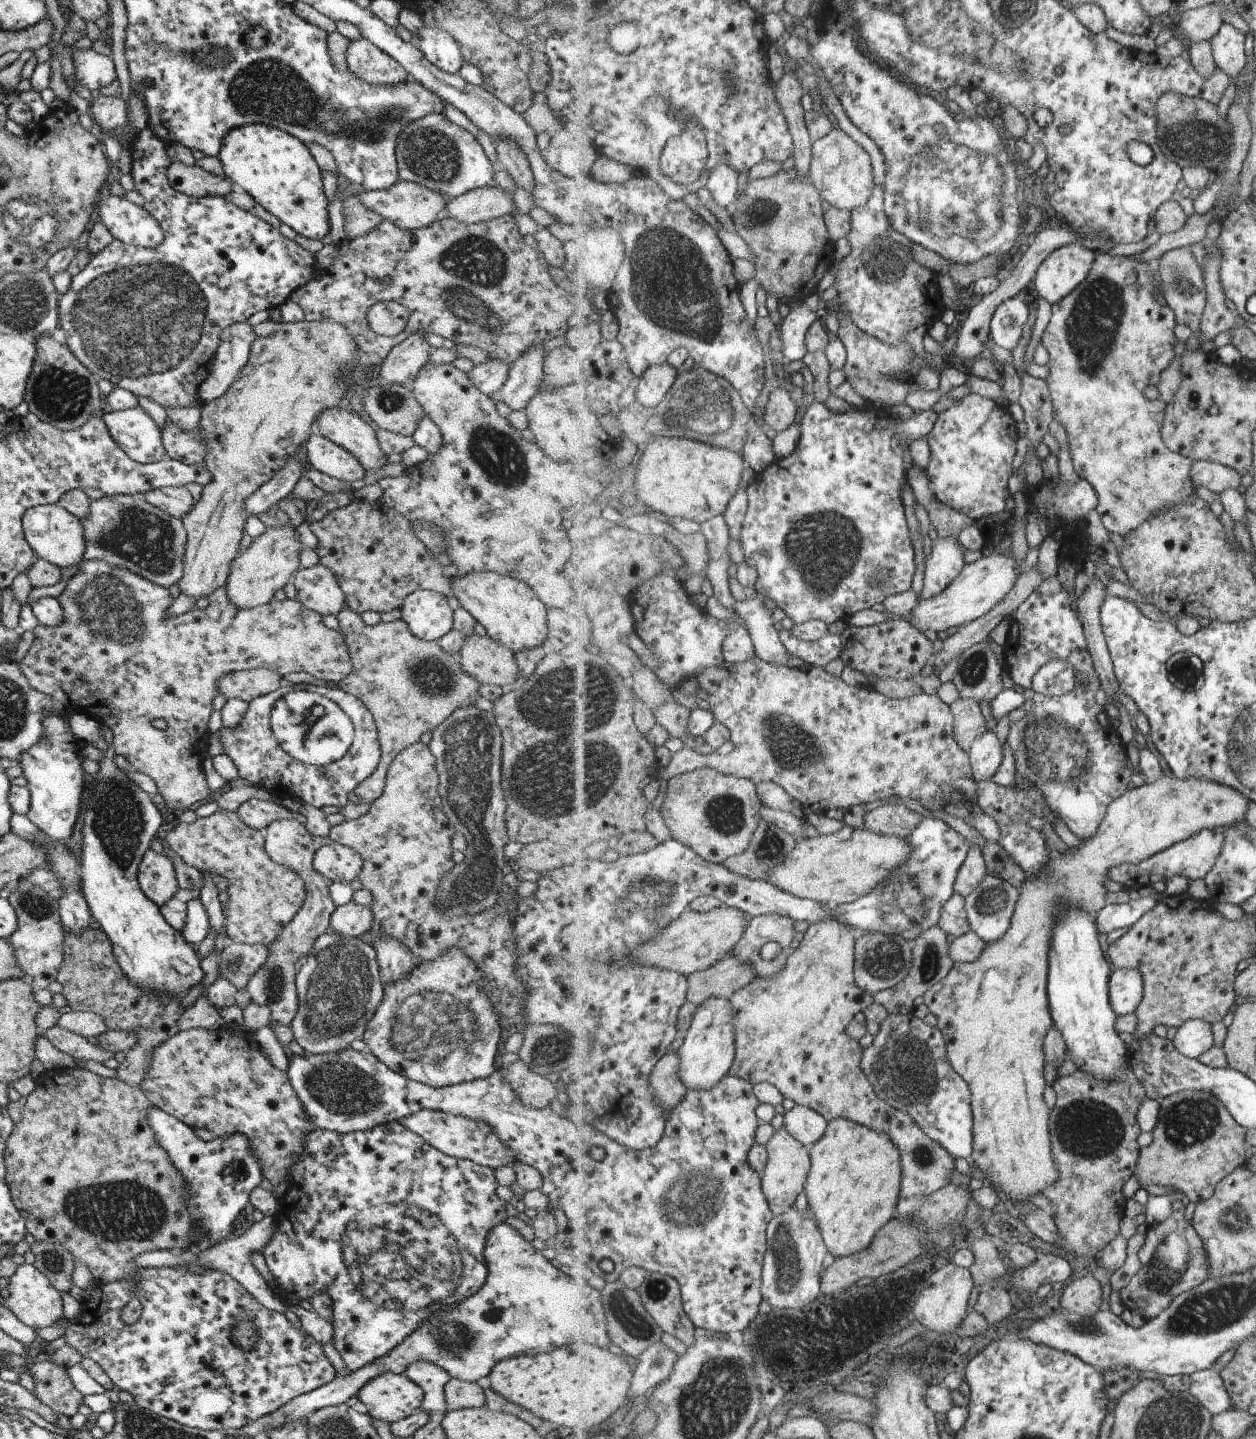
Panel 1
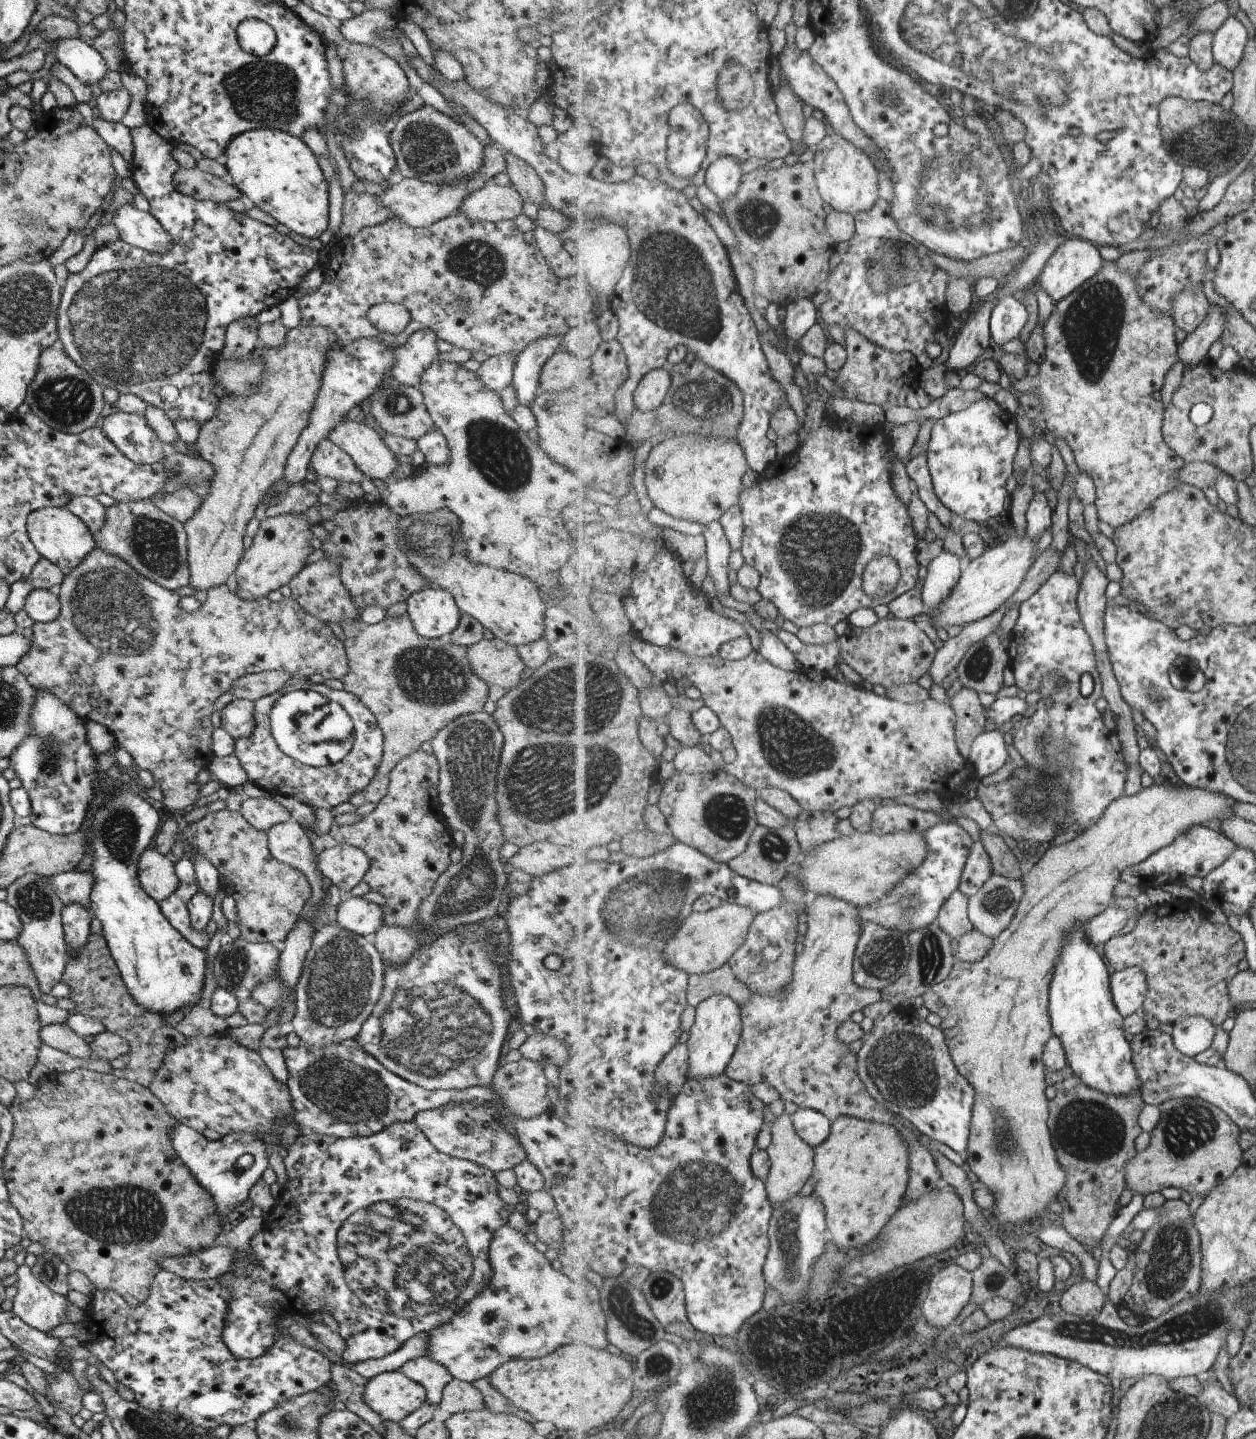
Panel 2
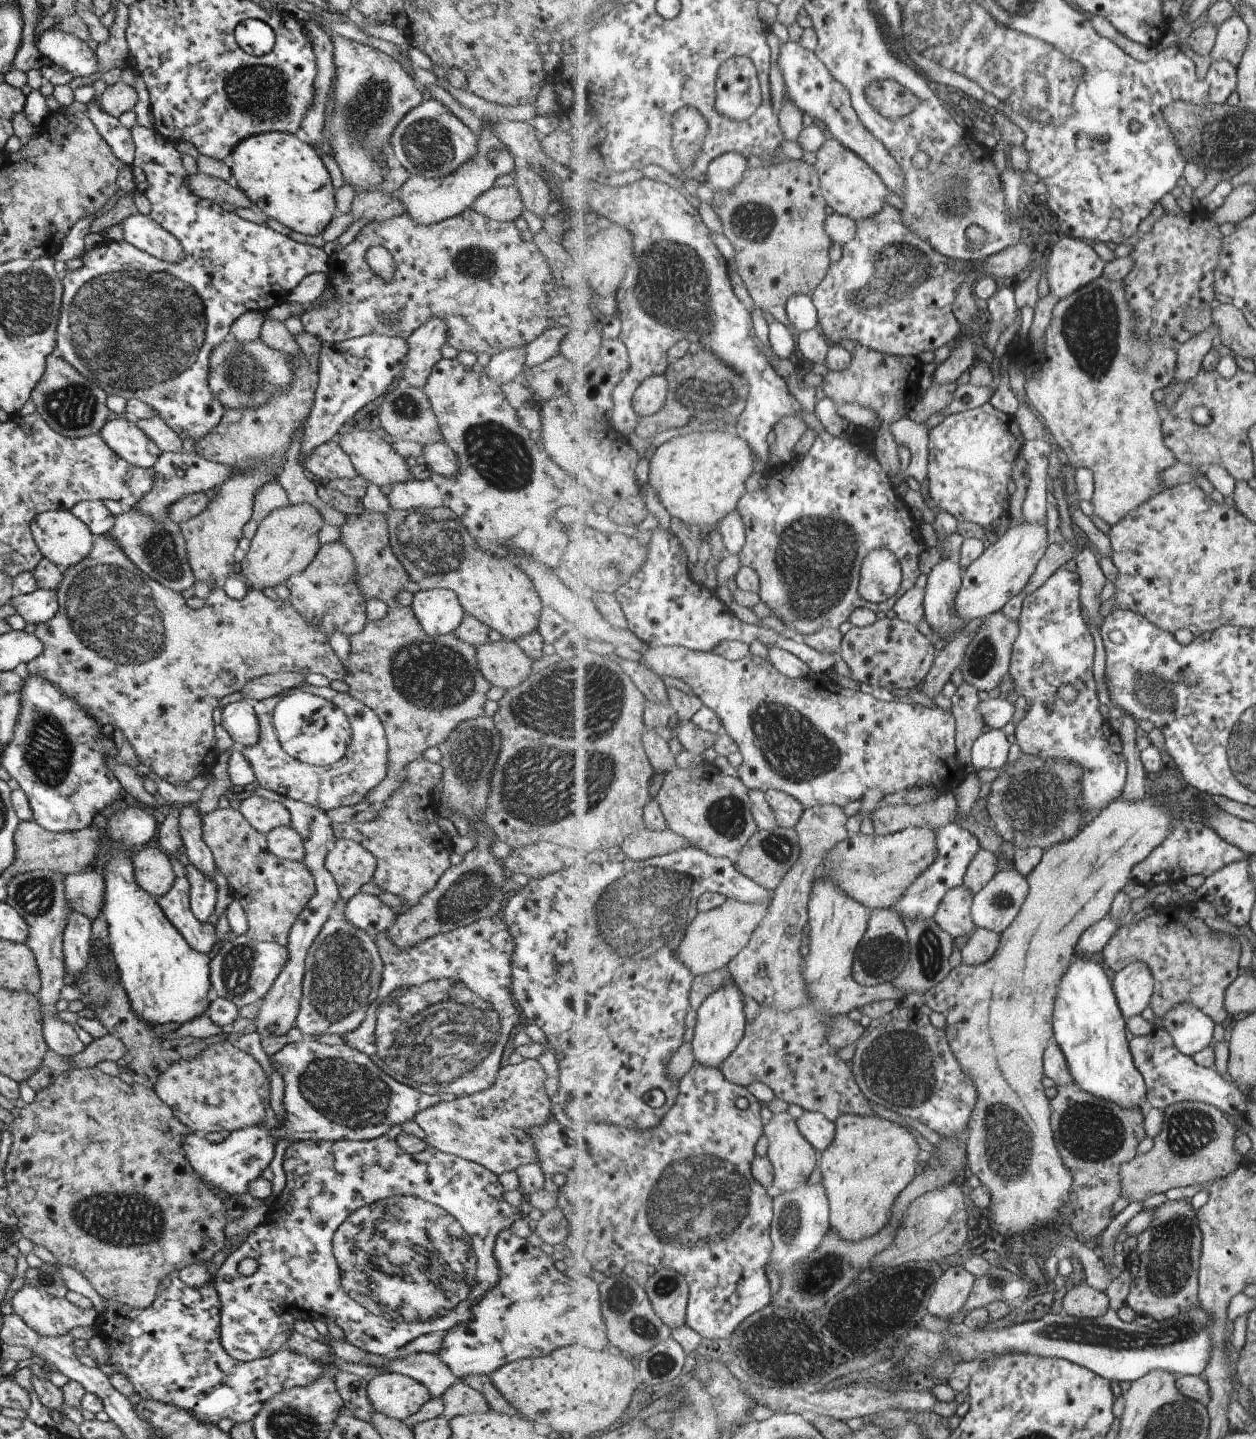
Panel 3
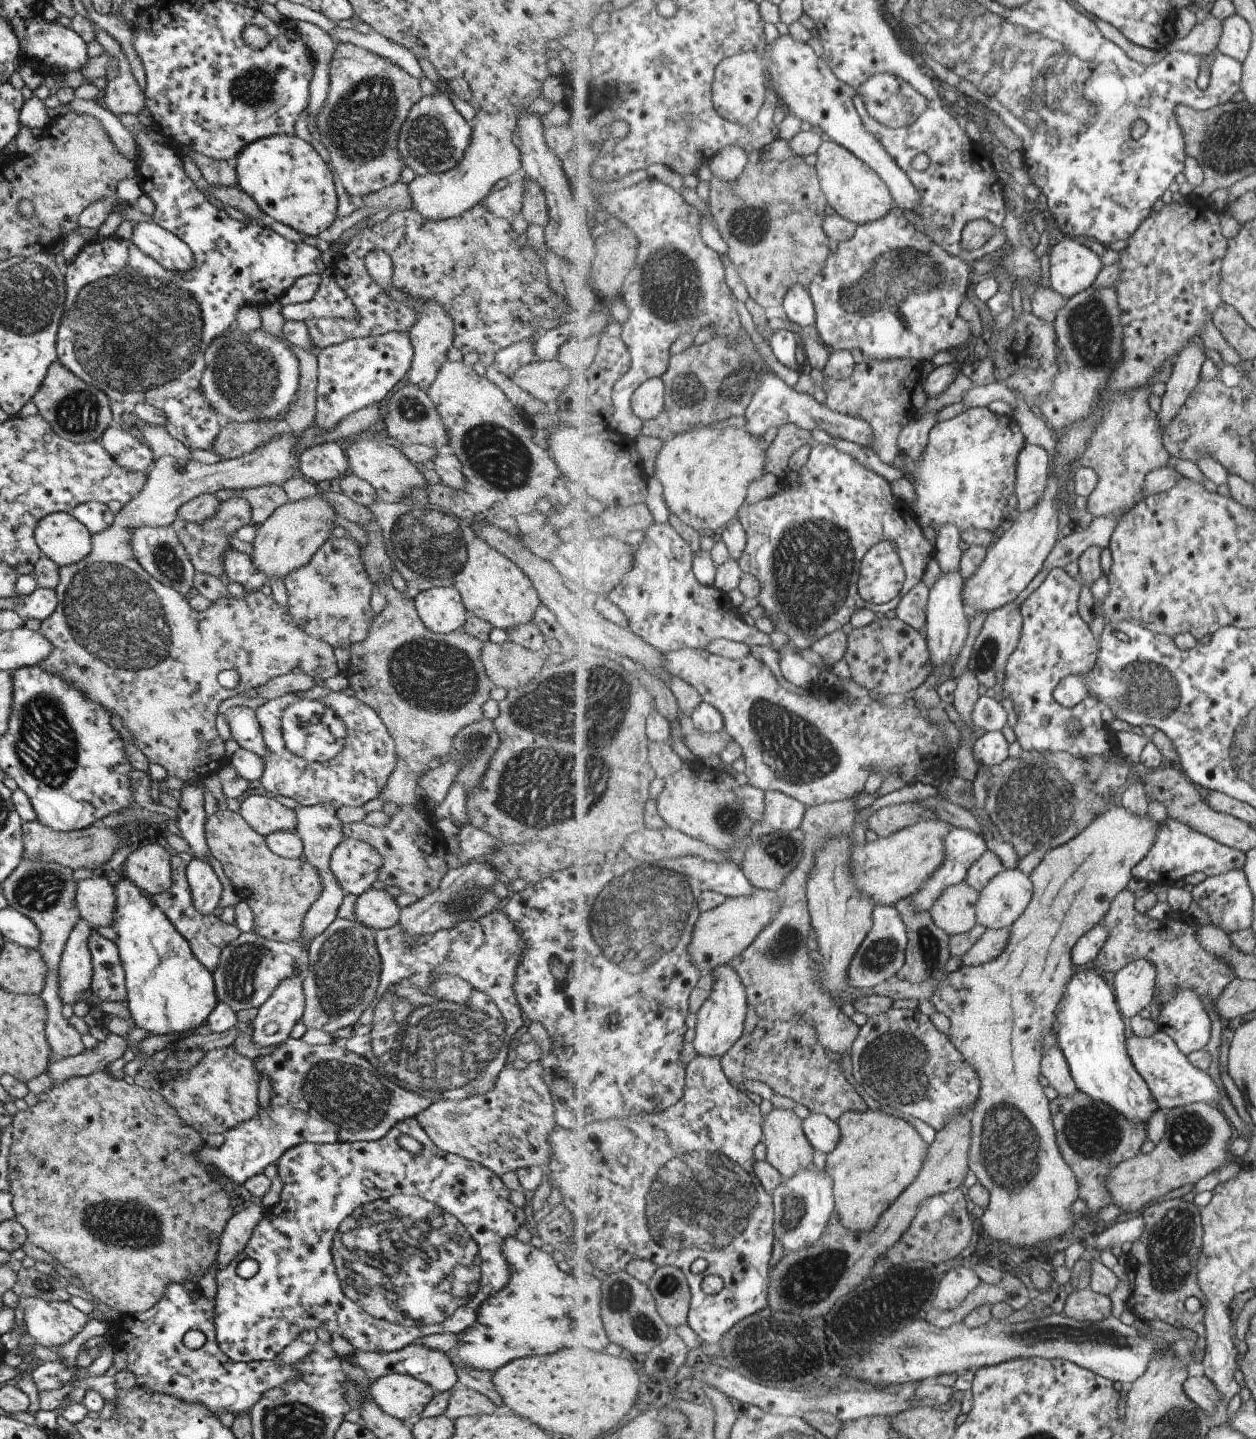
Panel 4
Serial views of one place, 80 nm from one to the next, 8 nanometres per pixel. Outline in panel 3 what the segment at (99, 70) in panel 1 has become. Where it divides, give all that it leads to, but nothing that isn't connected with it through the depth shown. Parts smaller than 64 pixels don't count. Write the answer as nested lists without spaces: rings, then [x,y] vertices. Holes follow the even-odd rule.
[[[51,27],[36,36],[34,45],[41,56],[47,56],[73,78],[89,76],[97,71],[94,52],[87,47],[85,41],[72,34]]]

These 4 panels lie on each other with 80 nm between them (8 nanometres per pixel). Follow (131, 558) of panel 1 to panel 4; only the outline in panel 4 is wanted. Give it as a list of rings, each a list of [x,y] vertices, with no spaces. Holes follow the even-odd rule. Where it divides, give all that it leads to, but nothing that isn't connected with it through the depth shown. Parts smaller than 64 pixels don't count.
[[[170,526],[157,528],[136,527],[132,530],[130,547],[132,548],[134,559],[157,582],[175,590],[180,595],[184,595],[191,590],[194,568],[188,558],[188,554],[184,550],[184,546]]]

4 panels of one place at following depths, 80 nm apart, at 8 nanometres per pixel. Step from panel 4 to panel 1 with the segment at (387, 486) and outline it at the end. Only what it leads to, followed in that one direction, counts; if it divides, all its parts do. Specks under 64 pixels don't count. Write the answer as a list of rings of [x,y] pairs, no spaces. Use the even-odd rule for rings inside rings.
[[[344,404],[321,411],[316,416],[313,429],[316,434],[330,440],[333,444],[344,448],[349,454],[352,454],[365,471],[377,470],[377,468],[387,464],[385,462],[386,454],[379,446],[376,432],[354,412],[351,414]]]

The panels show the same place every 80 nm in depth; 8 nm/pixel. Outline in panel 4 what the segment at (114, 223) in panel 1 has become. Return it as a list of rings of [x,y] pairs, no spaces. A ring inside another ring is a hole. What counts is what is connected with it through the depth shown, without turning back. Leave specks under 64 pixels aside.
[[[153,221],[136,223],[129,241],[166,271],[182,275],[192,269],[190,248]]]

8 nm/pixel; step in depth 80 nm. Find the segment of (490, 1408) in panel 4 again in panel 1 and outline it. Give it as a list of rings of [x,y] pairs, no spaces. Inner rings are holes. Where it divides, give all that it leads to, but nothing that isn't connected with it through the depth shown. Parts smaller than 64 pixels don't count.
[[[450,1377],[443,1387],[443,1392],[446,1411],[470,1409],[485,1404],[483,1389],[475,1382]]]

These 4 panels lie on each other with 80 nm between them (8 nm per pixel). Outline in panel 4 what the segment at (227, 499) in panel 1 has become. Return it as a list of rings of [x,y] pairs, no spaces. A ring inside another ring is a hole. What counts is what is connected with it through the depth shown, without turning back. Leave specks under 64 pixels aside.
[[[282,414],[275,419],[261,419],[260,421],[225,423],[208,449],[217,453],[223,459],[234,459],[254,451],[271,437],[279,435],[275,433],[275,425],[282,419]],[[233,497],[220,502],[215,516],[210,519],[201,523],[192,523],[176,516],[175,520],[170,524],[170,528],[174,530],[177,538],[184,546],[184,550],[193,565],[194,572],[210,574],[217,578],[222,574],[222,554],[231,547],[226,538],[231,537],[237,528],[249,524],[251,524],[250,506],[244,498]]]

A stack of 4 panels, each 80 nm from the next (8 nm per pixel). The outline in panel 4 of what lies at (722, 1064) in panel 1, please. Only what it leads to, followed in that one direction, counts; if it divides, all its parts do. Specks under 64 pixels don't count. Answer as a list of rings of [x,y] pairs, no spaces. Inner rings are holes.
[[[731,963],[716,966],[713,974],[716,978],[714,989],[697,1014],[693,1043],[699,1055],[723,1058],[744,1035],[748,994],[741,975]]]

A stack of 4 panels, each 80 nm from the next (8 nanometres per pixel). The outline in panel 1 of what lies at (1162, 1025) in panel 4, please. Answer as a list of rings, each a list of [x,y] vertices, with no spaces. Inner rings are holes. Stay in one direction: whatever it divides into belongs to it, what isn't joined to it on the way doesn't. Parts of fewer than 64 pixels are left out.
[[[1191,1019],[1176,1030],[1174,1045],[1188,1057],[1198,1059],[1213,1048],[1213,1026],[1203,1019]]]

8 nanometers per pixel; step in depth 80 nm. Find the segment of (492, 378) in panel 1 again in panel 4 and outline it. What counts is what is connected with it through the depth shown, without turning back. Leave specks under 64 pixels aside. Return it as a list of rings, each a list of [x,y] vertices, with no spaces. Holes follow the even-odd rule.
[[[535,338],[523,339],[495,352],[492,360],[498,371],[507,376],[507,374],[514,373],[519,367],[533,362],[534,342]]]

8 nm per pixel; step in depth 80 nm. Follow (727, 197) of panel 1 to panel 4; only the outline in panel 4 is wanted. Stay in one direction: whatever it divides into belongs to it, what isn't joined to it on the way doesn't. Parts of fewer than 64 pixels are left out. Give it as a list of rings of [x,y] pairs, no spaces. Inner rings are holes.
[[[737,143],[726,146],[709,160],[712,174],[725,181],[737,181],[748,165],[747,153]]]

